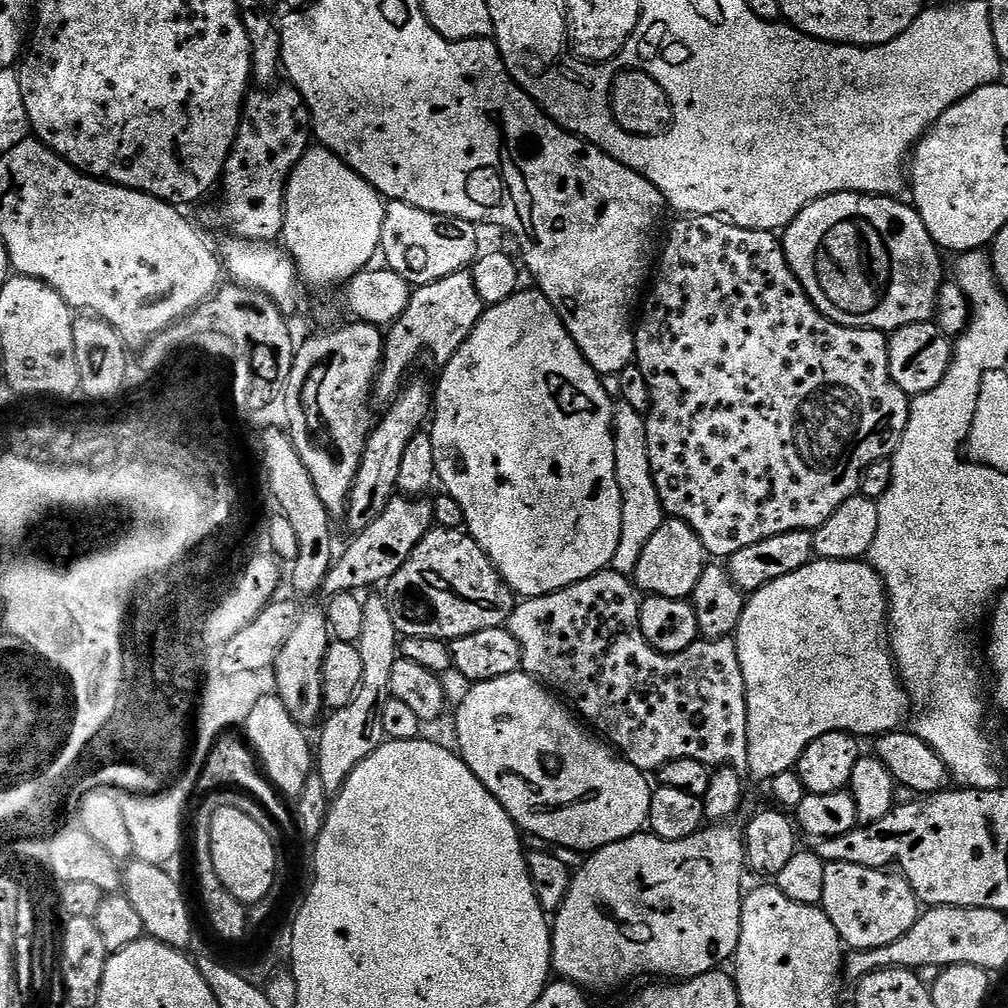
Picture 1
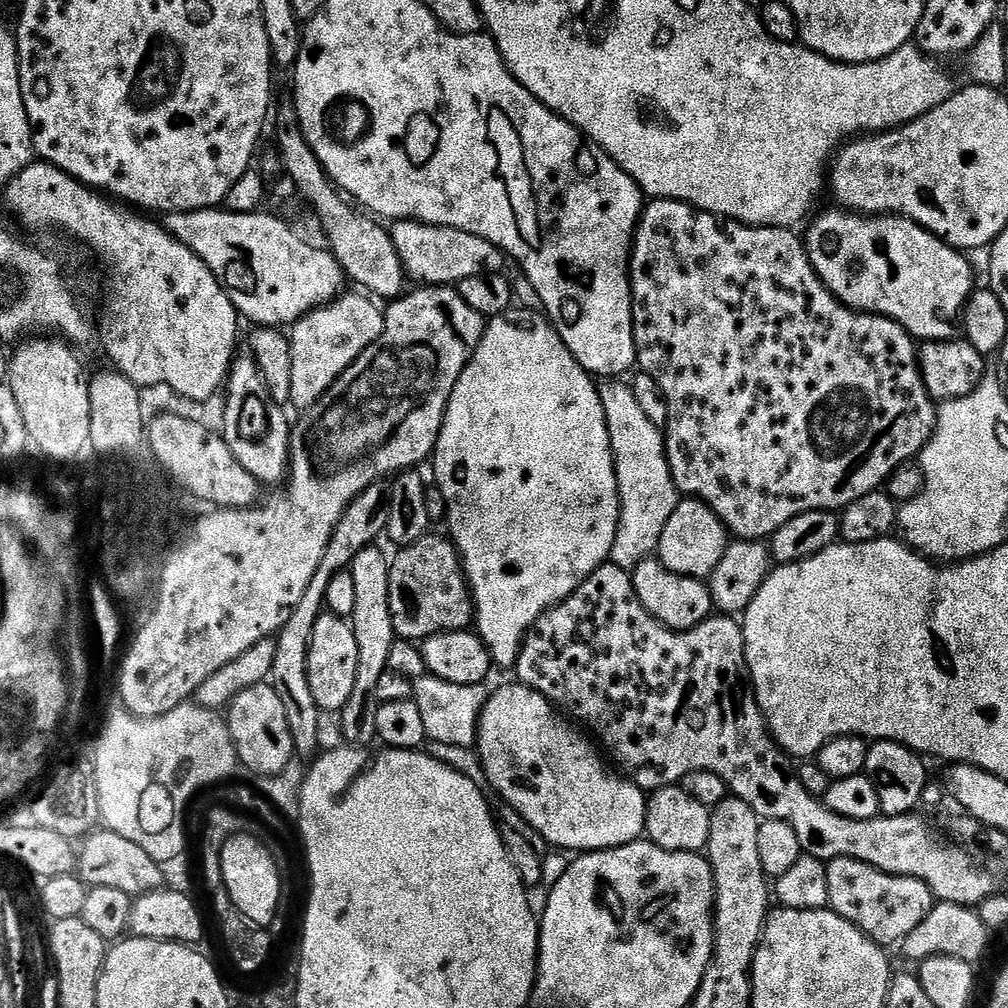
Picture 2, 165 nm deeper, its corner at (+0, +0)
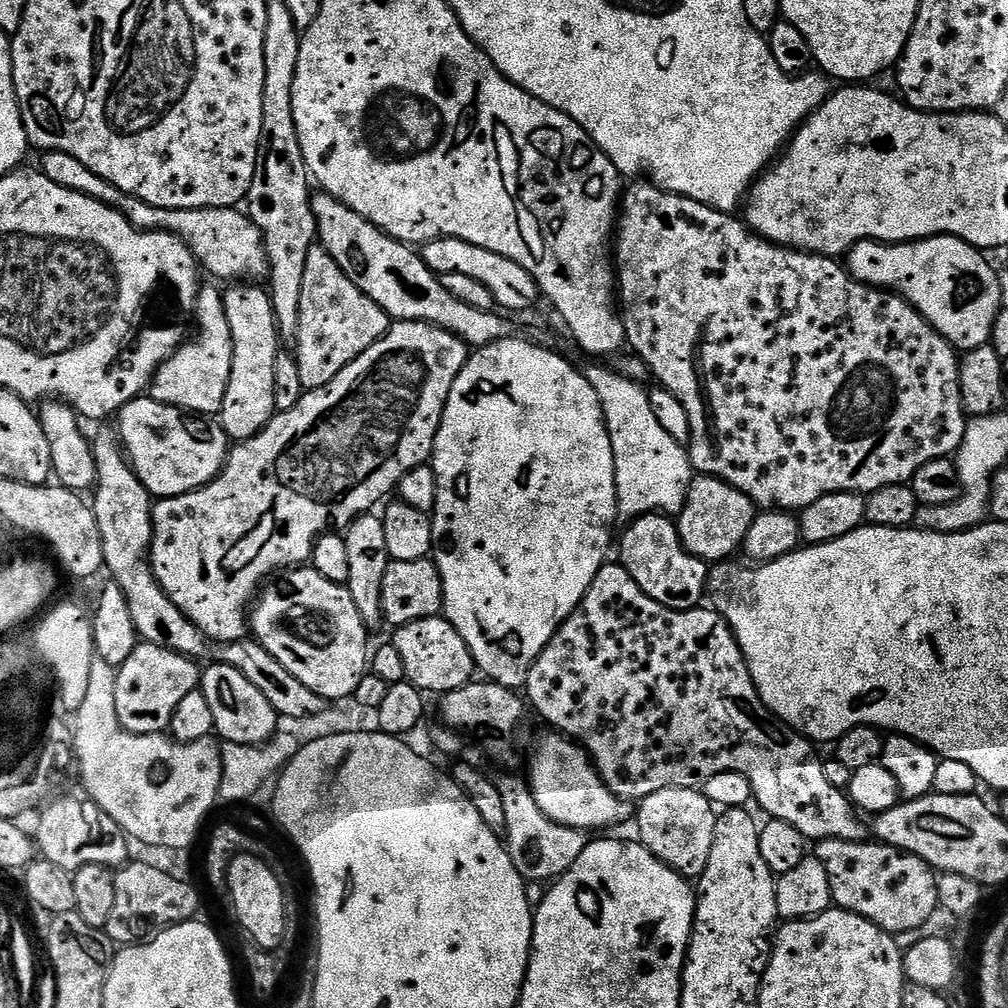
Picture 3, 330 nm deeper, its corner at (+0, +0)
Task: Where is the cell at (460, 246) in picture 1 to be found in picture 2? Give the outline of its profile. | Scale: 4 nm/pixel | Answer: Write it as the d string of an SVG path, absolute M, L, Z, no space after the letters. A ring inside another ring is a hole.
M398 220L391 225L394 250L398 250L398 258L404 267L404 275L409 281L417 280L420 286L456 286L462 278L474 278L474 274L490 274L504 272L506 257L500 249L495 248L486 238L478 238L478 234L470 234L466 230L454 230L446 226L423 224L421 220Z

